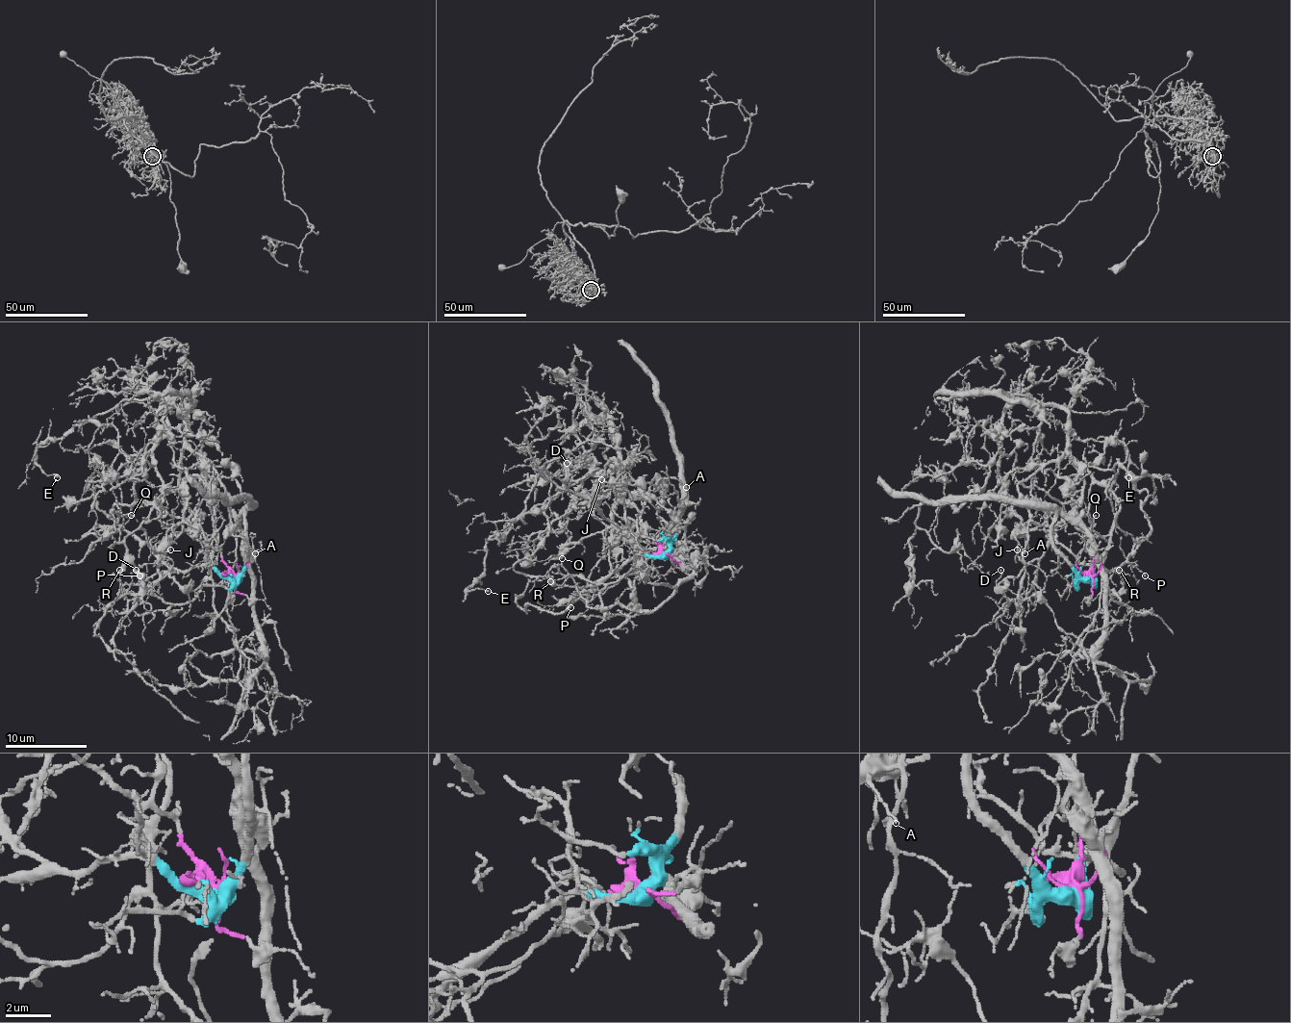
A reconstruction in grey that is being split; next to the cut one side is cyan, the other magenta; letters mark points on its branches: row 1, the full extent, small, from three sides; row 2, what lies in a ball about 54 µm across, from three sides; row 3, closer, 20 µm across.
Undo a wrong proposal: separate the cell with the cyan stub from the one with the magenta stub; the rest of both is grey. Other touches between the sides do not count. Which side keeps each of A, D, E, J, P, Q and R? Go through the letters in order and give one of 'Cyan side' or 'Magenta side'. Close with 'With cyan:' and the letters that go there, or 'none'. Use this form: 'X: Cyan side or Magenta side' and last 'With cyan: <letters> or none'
A: Magenta side
D: Magenta side
E: Magenta side
J: Magenta side
P: Cyan side
Q: Magenta side
R: Cyan side
With cyan: P, R

